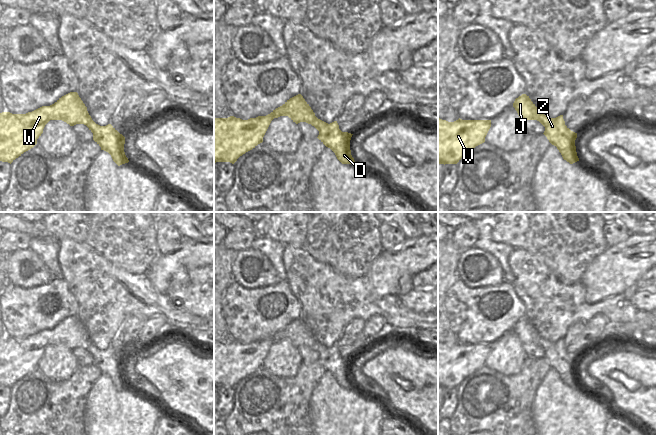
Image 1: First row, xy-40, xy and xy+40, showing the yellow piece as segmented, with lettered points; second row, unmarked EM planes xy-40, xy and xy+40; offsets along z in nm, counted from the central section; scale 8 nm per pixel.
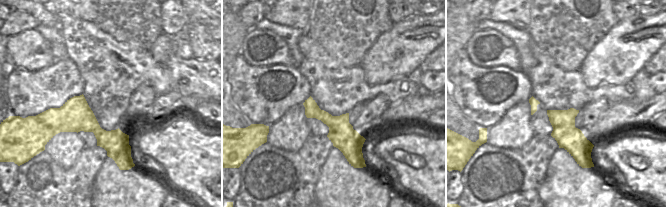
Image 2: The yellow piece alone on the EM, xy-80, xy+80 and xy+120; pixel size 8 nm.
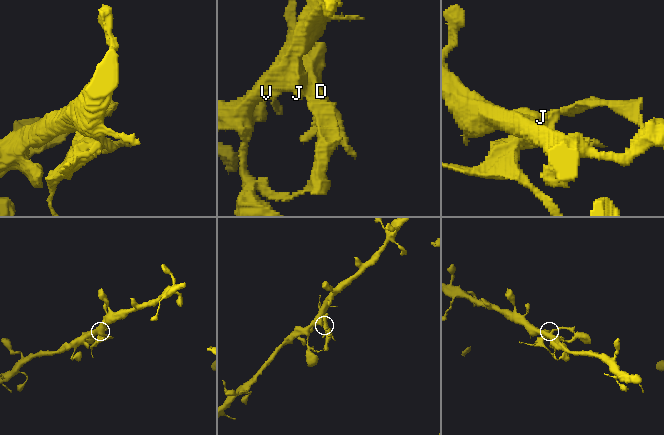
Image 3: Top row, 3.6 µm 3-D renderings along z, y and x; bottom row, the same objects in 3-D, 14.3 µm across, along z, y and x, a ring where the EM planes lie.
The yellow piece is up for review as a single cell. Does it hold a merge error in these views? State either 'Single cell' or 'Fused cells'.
Fused cells

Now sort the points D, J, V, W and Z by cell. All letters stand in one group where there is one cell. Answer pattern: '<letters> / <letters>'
D Z / J V W

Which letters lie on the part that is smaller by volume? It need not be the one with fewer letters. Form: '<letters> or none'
D, Z

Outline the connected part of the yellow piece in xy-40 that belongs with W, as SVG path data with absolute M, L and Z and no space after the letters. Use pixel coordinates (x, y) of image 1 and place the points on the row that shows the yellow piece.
M70 92L50 106L26 114L0 113L0 161L12 163L37 144L50 120L62 120L74 126L92 120L77 92Z

